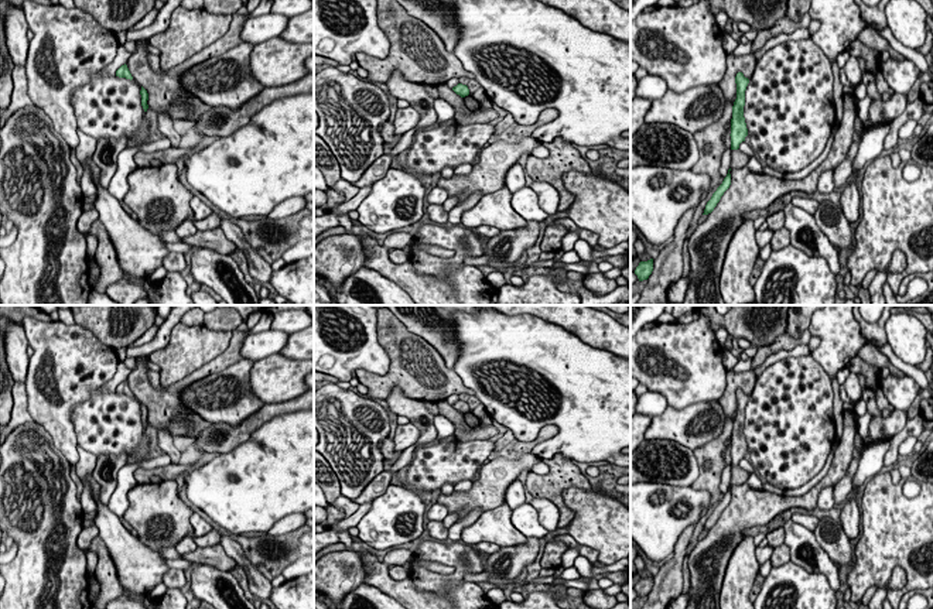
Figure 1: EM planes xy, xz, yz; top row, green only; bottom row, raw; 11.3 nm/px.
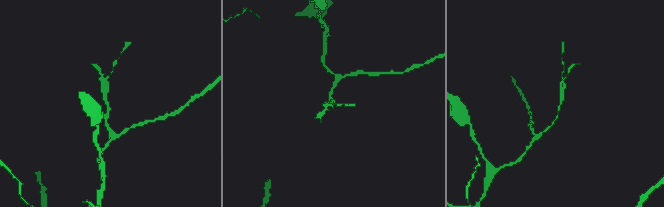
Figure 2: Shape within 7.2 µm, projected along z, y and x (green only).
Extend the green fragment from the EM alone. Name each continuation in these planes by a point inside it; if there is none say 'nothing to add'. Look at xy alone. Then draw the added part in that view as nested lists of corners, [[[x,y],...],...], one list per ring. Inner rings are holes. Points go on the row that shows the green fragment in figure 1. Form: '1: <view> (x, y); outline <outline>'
nothing to add

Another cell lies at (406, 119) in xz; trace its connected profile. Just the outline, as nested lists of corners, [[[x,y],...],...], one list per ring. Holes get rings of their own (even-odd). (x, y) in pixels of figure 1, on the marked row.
[[[411,106],[397,109],[394,116],[394,136],[403,136],[404,133],[413,130],[420,122],[420,113]]]

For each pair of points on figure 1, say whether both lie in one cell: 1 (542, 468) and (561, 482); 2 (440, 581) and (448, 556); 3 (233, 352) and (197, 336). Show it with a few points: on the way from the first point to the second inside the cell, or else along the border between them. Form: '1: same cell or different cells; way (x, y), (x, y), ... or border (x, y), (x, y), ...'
1: different cells; border (550, 469), (544, 474), (535, 474)
2: same cell; way (448, 577), (457, 571), (457, 564)
3: different cells; border (232, 332), (229, 345), (198, 368)

